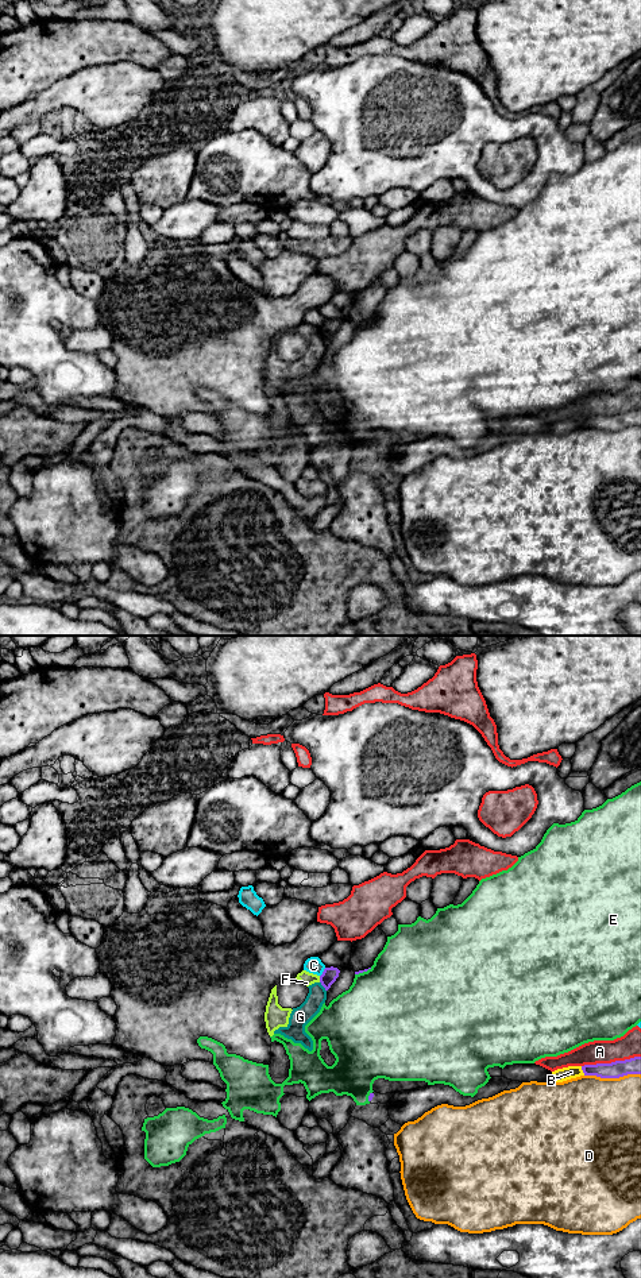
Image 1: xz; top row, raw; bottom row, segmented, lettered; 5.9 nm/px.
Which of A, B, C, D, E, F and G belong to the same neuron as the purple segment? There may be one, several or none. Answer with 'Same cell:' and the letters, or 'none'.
Same cell: none

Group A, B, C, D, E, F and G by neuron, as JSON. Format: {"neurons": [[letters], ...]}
{"neurons": [["A"], ["B"], ["C"], ["D"], ["E"], ["F", "G"]]}

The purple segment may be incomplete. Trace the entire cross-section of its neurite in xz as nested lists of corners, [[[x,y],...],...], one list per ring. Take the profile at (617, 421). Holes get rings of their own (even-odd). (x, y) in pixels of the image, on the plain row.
[[[641,409],[611,416],[596,416],[582,418],[584,428],[596,428],[601,430],[619,430],[628,426],[641,426]]]

